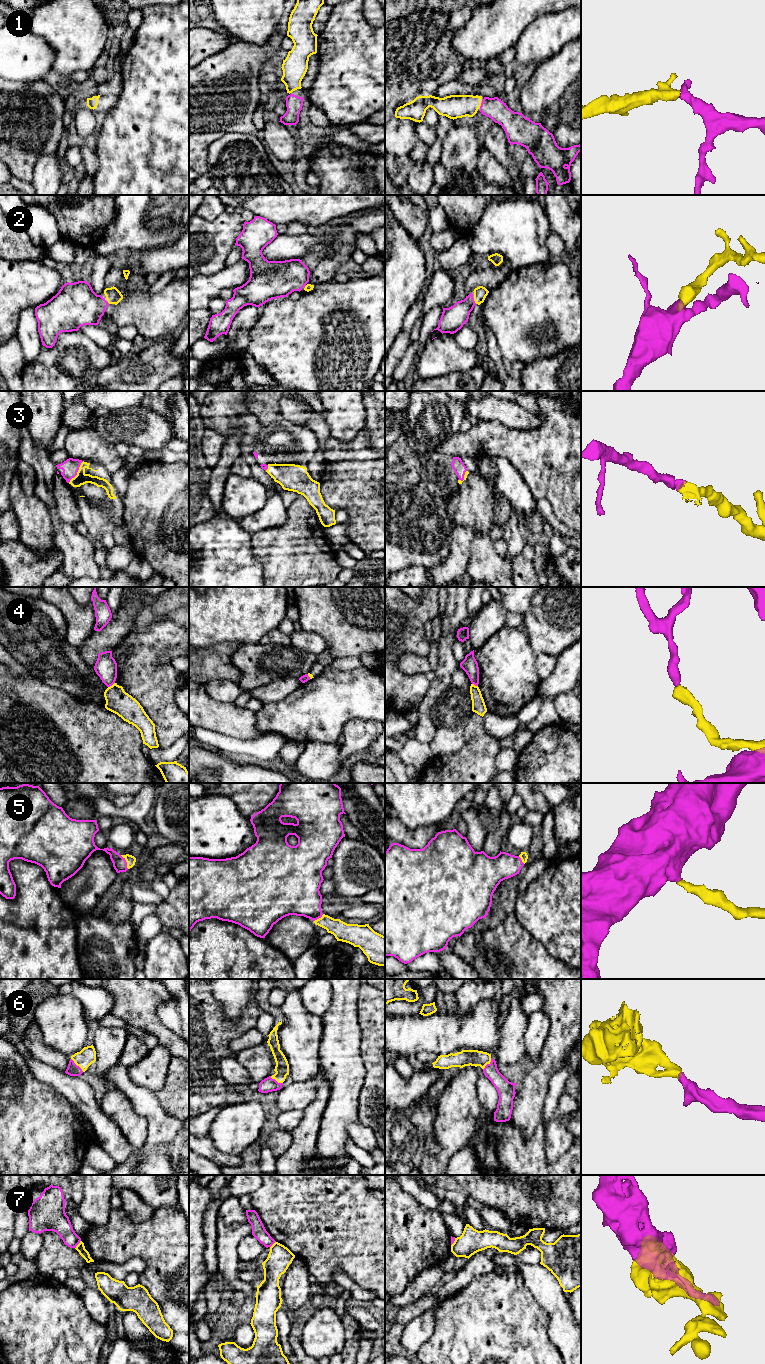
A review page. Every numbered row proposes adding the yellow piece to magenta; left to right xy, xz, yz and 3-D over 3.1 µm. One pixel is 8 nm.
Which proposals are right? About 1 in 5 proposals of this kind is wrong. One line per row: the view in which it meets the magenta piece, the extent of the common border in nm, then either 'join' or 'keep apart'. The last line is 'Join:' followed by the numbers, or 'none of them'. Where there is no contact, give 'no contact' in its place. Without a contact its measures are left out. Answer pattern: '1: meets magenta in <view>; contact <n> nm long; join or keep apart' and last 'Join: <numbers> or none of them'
1: meets magenta in yz; contact 40 nm long; join
2: meets magenta in yz; contact 50 nm long; join
3: meets magenta in xy; contact 220 nm long; join
4: meets magenta in xy; contact 70 nm long; keep apart
5: meets magenta in xy; contact 130 nm long; join
6: meets magenta in xy; contact 150 nm long; join
7: meets magenta in xy; contact 80 nm long; keep apart
Join: 1, 2, 3, 5, 6

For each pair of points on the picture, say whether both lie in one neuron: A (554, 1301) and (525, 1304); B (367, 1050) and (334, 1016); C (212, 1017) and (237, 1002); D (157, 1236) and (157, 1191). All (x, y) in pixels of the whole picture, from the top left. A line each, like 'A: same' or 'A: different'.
A: different
B: different
C: different
D: different

